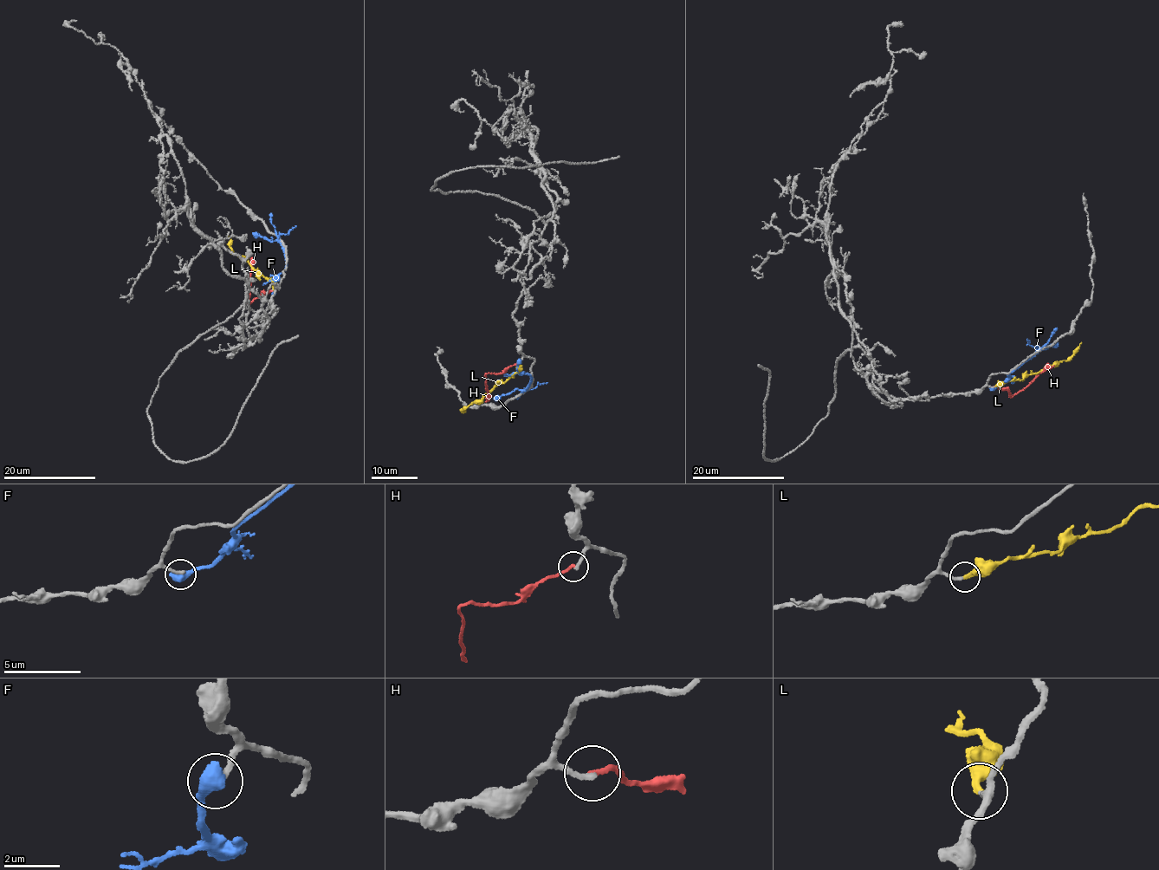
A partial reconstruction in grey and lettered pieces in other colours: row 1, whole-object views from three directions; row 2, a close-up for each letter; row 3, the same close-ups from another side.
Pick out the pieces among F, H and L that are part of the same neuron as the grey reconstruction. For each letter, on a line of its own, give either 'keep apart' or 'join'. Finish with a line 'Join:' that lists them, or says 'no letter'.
F: keep apart
H: keep apart
L: join
Join: L

